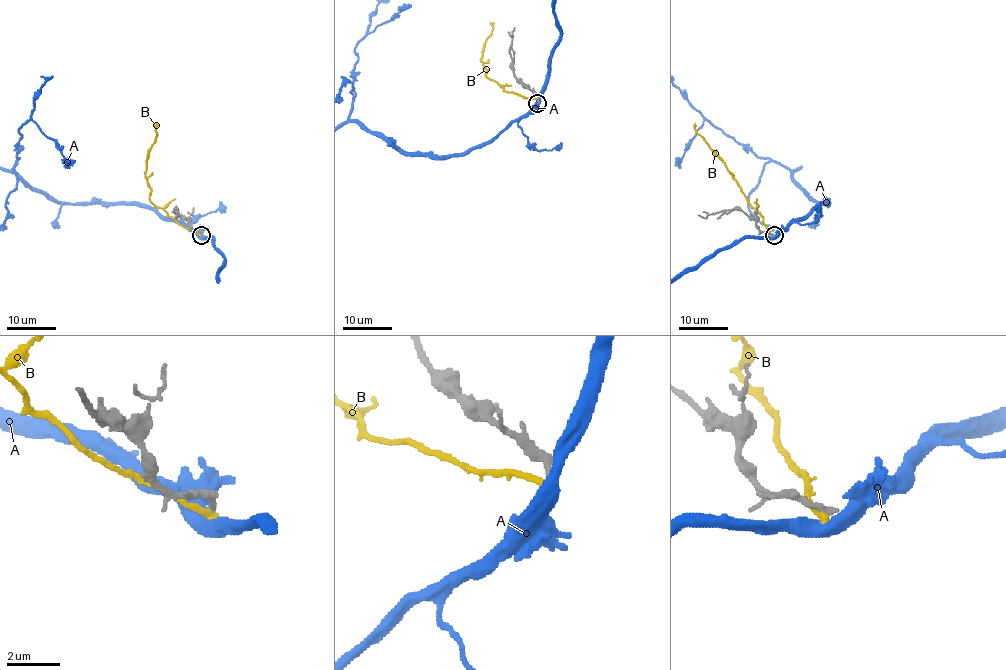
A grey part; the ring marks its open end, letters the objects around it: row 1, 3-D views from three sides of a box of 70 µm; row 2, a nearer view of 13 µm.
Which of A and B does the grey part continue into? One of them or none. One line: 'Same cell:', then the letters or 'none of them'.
Same cell: none of them

